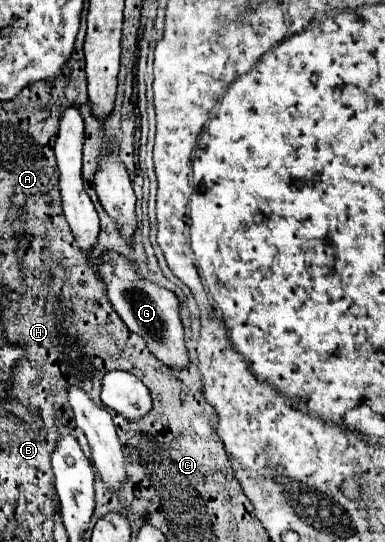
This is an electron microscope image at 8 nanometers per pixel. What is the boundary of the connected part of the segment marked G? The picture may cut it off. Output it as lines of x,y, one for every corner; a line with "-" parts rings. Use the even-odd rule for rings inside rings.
119,252
103,254
101,264
97,264
97,274
105,284
107,298
111,302
113,310
121,316
121,320
127,324
127,328
131,332
135,332
147,340
147,346
155,358
159,358
175,368
183,368
185,364
189,364
189,356
187,356
187,350
183,344
179,300
171,290
145,280
139,274
137,266

